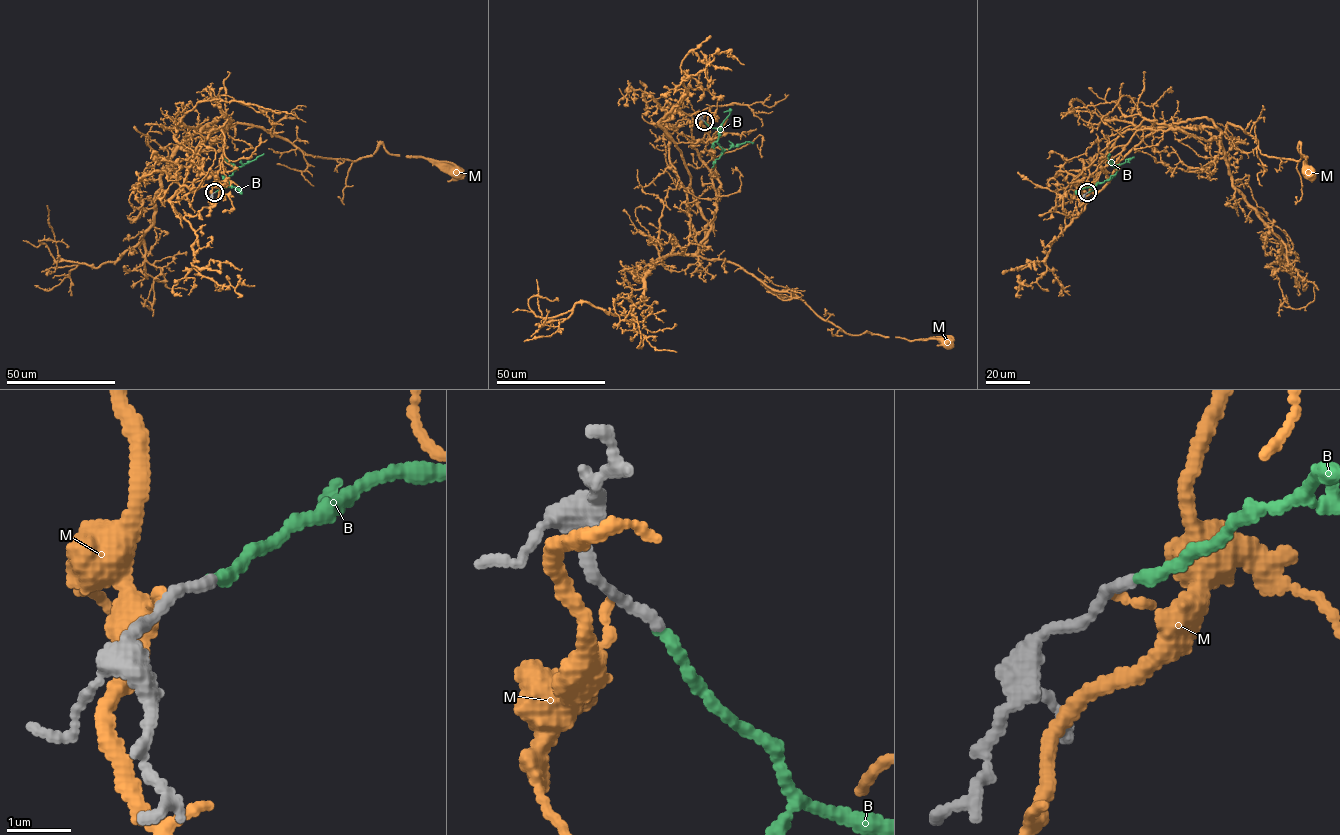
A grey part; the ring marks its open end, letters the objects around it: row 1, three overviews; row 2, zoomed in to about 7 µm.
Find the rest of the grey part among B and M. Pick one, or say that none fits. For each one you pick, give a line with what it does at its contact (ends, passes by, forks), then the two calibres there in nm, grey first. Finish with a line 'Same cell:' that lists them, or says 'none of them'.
B: it ends; calibres 170 and 160 nm
Same cell: B

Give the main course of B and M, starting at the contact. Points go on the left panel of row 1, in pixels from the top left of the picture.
B: (214, 192), (229, 184), (229, 177), (238, 167), (264, 154)
M: (213, 193), (227, 131), (209, 133), (239, 123), (315, 156), (356, 161), (381, 142), (457, 174)

